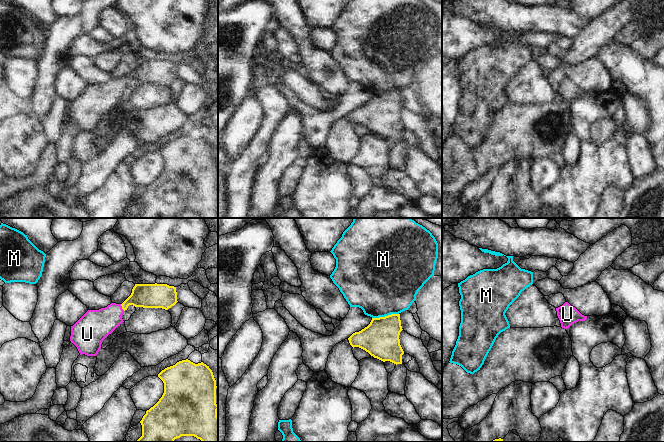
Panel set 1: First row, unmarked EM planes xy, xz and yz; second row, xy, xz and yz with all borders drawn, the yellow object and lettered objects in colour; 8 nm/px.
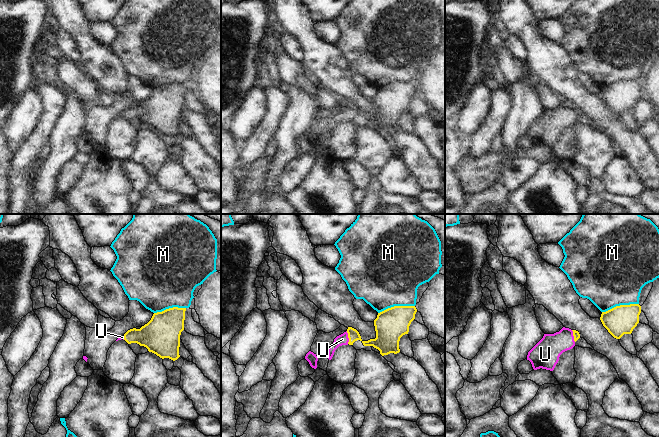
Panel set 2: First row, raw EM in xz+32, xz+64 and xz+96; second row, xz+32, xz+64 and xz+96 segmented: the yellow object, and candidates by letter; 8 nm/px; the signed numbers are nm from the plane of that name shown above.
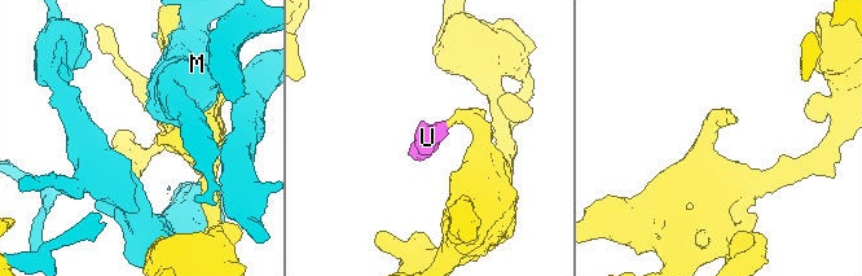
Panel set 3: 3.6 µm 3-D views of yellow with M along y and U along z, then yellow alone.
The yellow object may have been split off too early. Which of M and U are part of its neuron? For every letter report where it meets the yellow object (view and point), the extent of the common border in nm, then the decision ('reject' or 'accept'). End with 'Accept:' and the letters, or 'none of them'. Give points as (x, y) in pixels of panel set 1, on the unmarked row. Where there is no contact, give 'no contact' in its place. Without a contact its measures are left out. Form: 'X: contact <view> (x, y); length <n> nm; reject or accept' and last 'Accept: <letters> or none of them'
M: contact xz (385, 92); length 220 nm; reject
U: contact xy (122, 83); length 70 nm; accept
Accept: U

